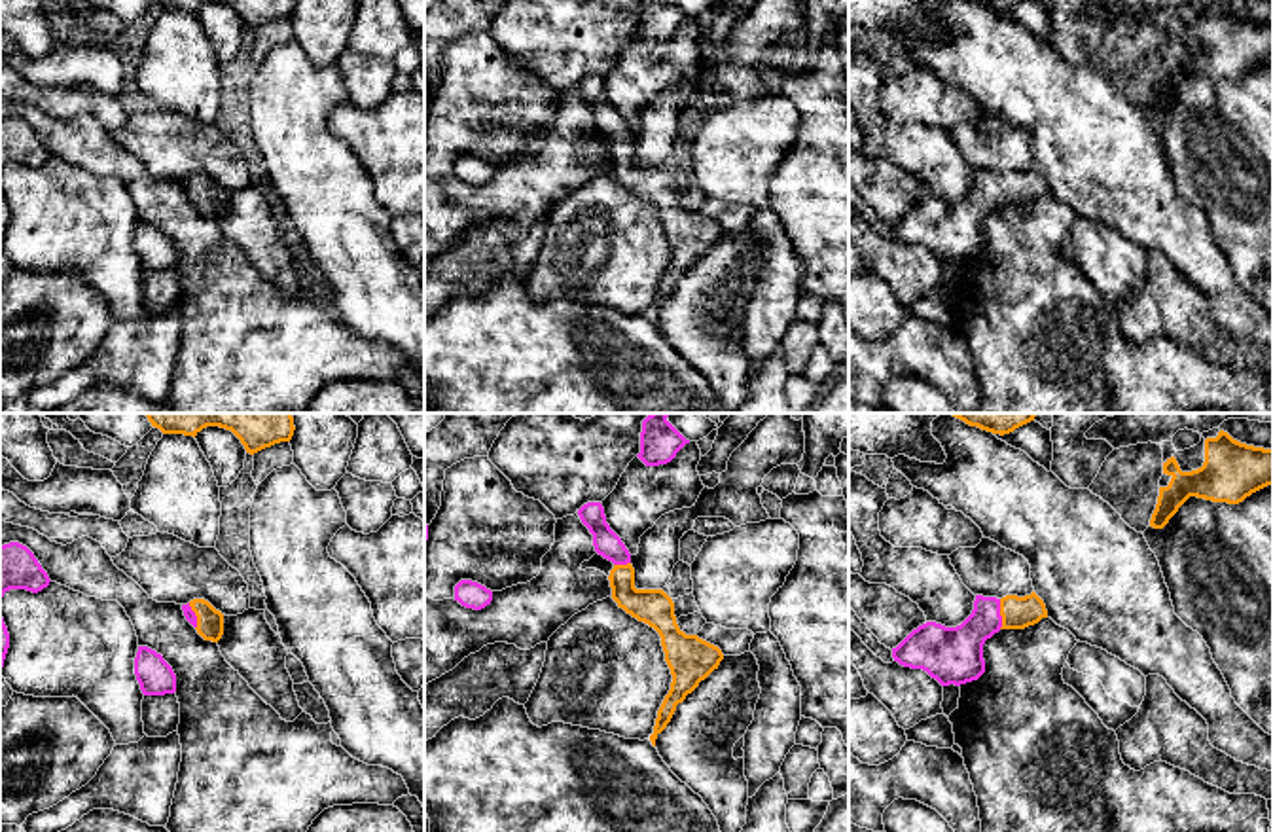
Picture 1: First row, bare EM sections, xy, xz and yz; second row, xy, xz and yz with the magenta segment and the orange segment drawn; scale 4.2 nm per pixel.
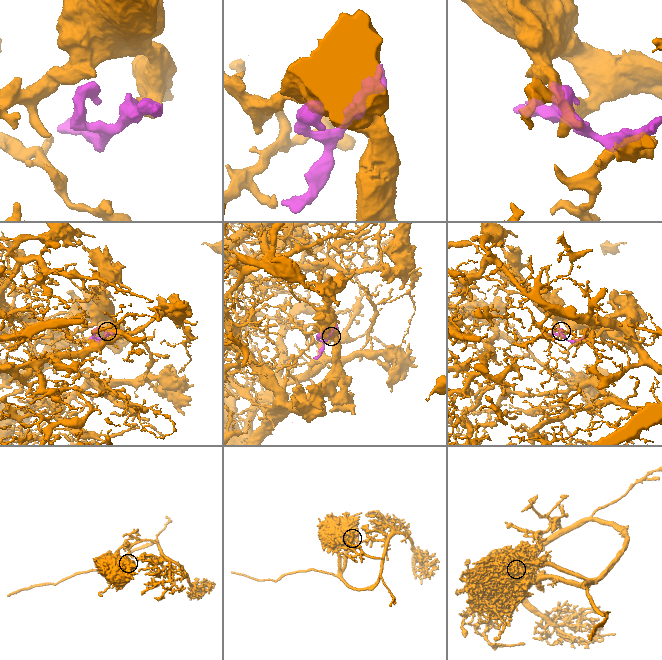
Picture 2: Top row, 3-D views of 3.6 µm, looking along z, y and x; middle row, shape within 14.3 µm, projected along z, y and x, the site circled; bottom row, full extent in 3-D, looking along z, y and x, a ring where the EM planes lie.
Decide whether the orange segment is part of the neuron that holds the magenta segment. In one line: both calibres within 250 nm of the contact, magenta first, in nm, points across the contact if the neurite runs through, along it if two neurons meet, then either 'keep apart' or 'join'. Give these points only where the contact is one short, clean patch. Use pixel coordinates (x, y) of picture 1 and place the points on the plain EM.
240/140 nm | across yz (955, 230), (999, 190), (1018, 188) | join

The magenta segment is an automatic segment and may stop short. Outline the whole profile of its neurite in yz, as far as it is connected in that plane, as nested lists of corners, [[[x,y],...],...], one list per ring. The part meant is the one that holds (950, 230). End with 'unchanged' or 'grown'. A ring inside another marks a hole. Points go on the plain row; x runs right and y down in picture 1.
[[[1034,167],[1002,174],[976,171],[974,186],[960,201],[926,197],[892,224],[892,233],[904,243],[926,246],[941,262],[960,262],[985,248],[987,214],[1000,205],[1025,205],[1042,193],[1048,186]]]; grown

